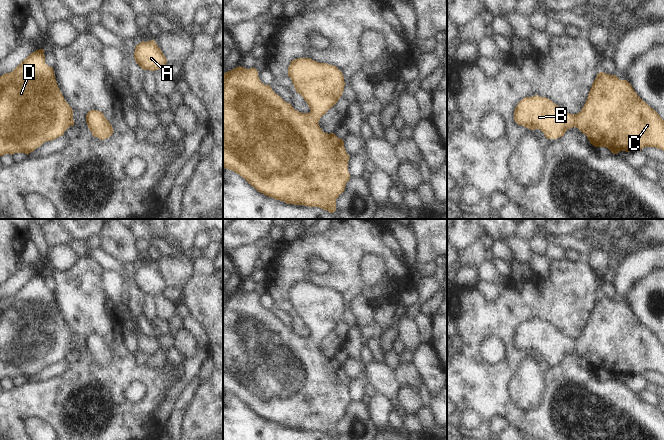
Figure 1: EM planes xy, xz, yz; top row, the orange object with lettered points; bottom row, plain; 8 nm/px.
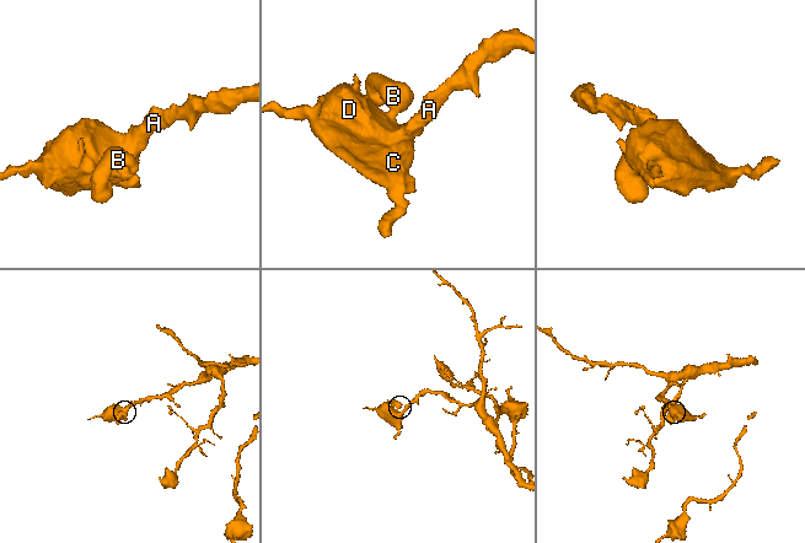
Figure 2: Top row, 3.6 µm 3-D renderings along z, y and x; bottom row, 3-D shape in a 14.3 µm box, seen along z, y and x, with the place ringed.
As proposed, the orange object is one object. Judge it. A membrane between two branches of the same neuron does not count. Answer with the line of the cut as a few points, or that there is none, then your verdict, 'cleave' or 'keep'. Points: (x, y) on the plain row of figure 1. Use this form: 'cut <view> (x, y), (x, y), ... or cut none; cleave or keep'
cut none; keep

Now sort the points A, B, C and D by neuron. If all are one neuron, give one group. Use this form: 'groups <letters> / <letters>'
groups A B C D

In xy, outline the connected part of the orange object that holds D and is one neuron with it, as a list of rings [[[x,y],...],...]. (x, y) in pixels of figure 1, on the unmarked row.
[[[44,273],[24,283],[12,296],[0,300],[0,381],[29,378],[44,366],[52,365],[74,350],[73,334],[65,325],[53,291],[45,287]]]

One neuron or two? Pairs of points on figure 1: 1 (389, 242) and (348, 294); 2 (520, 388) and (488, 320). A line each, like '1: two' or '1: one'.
1: two
2: two

